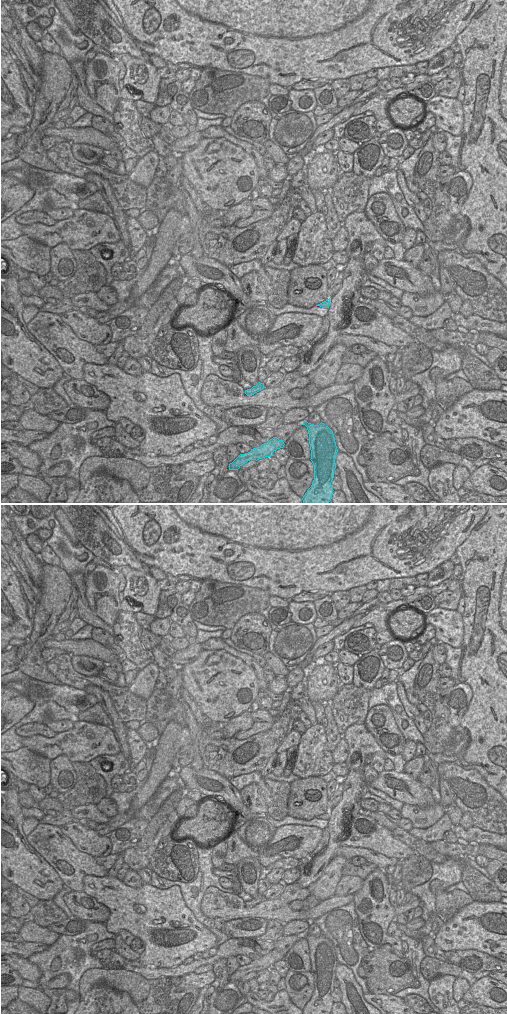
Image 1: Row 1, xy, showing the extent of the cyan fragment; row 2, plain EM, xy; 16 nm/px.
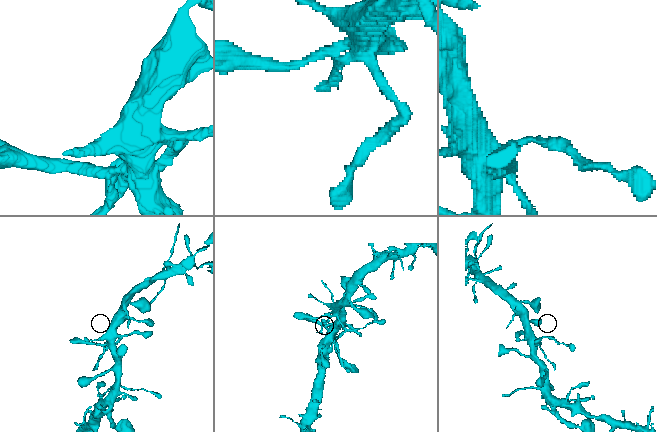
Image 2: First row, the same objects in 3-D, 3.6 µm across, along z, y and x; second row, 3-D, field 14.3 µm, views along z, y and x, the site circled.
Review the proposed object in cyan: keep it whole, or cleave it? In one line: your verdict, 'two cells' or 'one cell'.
one cell

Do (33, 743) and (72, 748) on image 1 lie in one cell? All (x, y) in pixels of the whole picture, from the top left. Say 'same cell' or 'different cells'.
same cell

